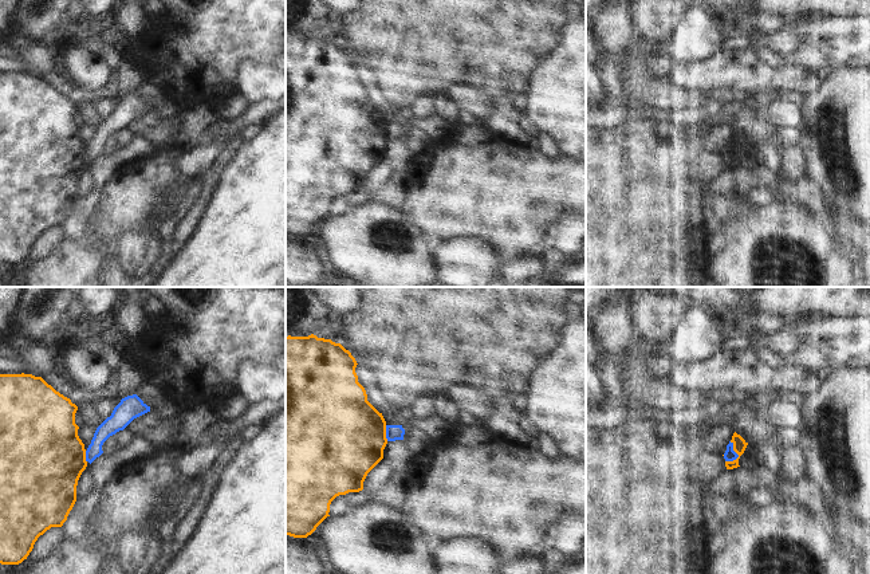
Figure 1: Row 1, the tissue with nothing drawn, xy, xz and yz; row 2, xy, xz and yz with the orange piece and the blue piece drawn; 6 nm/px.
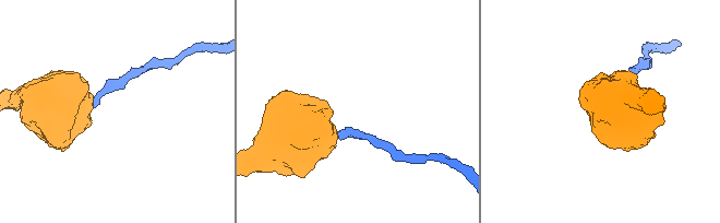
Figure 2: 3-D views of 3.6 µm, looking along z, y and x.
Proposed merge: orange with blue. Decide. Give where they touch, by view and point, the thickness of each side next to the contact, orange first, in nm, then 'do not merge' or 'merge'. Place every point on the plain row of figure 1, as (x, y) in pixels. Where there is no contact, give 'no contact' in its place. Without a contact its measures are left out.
meets orange in yz at (737, 153); 80 nm thick on the orange side, 70 nm on the other; do not merge

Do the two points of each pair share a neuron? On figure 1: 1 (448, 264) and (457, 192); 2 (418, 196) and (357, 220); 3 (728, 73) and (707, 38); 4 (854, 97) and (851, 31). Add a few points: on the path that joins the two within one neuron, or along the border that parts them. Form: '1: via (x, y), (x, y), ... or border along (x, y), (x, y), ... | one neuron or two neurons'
1: border along (484, 239), (455, 236), (436, 242) | two neurons
2: border along (400, 208), (420, 234) | two neurons
3: border along (723, 48), (700, 62), (689, 62), (687, 65) | two neurons
4: border along (851, 63), (834, 67), (830, 71) | two neurons

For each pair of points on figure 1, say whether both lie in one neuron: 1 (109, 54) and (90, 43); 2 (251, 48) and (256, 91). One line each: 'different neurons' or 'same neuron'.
1: same neuron
2: different neurons

